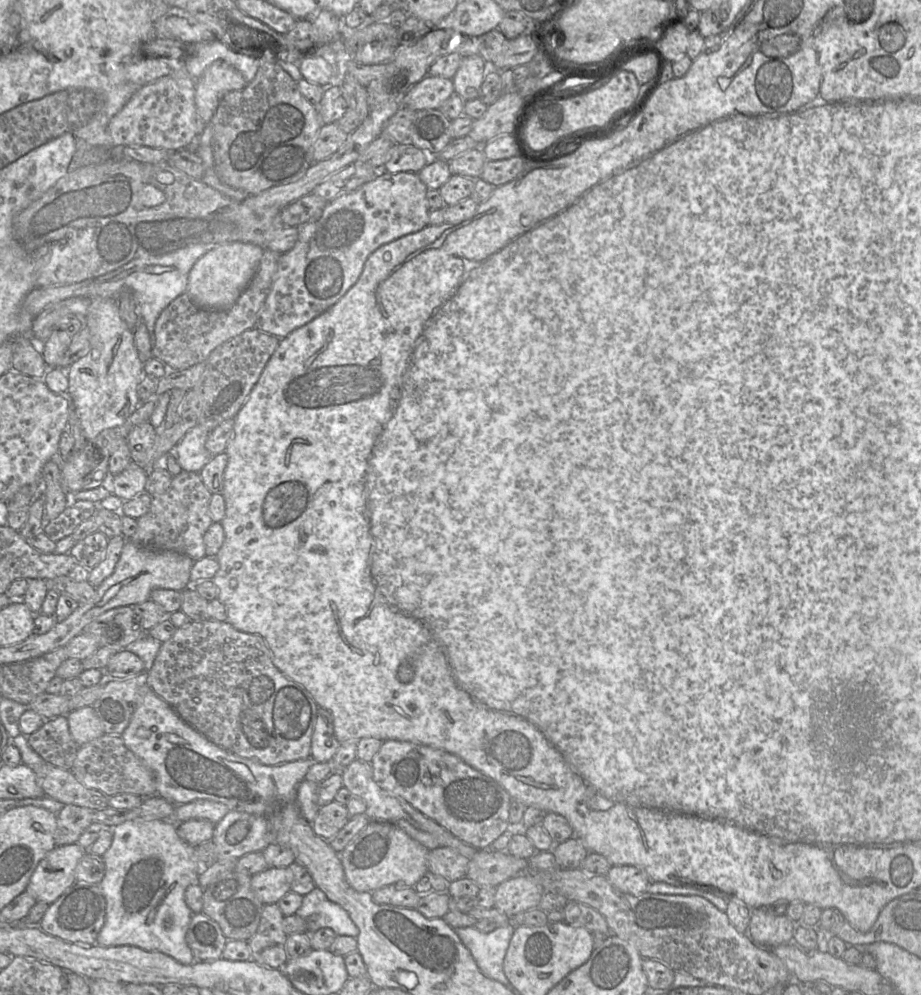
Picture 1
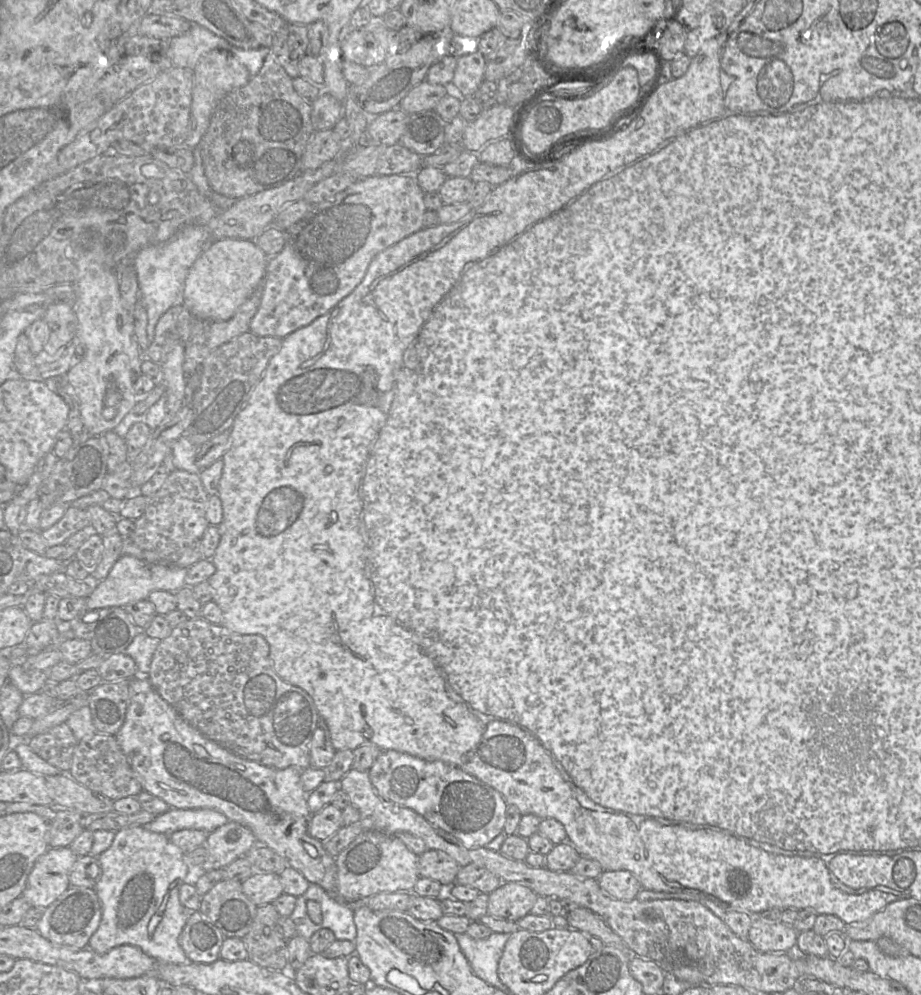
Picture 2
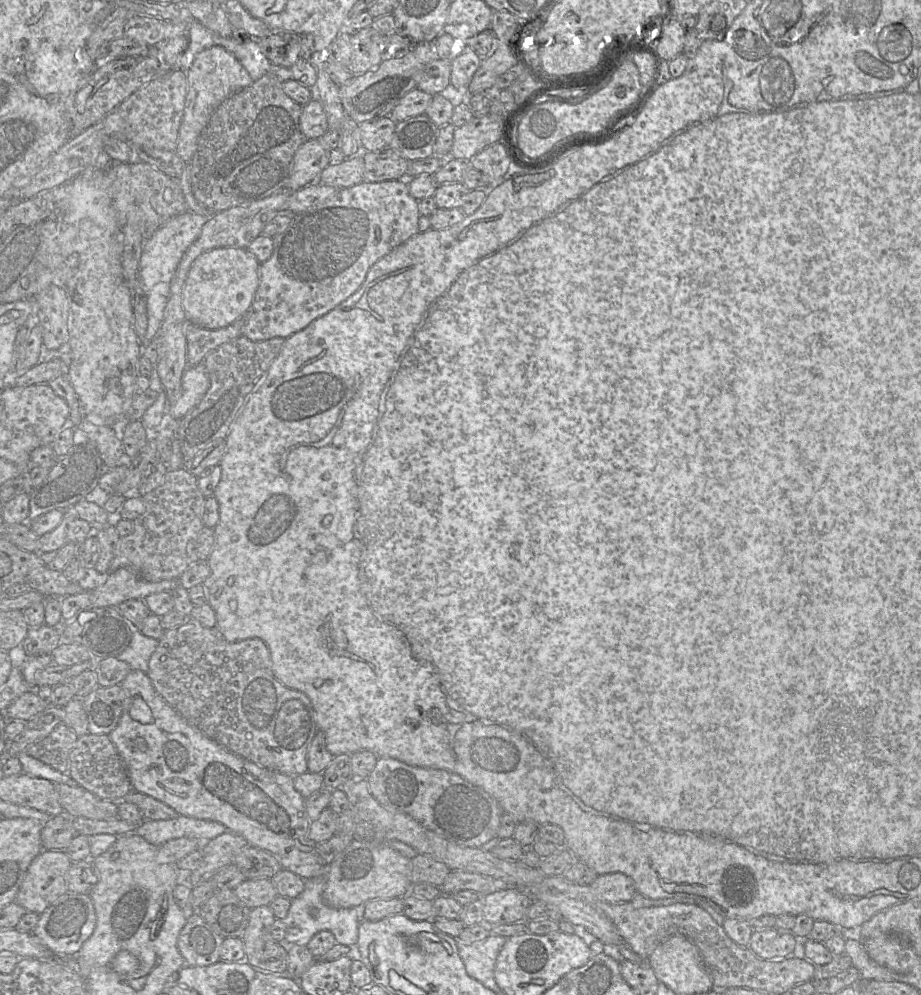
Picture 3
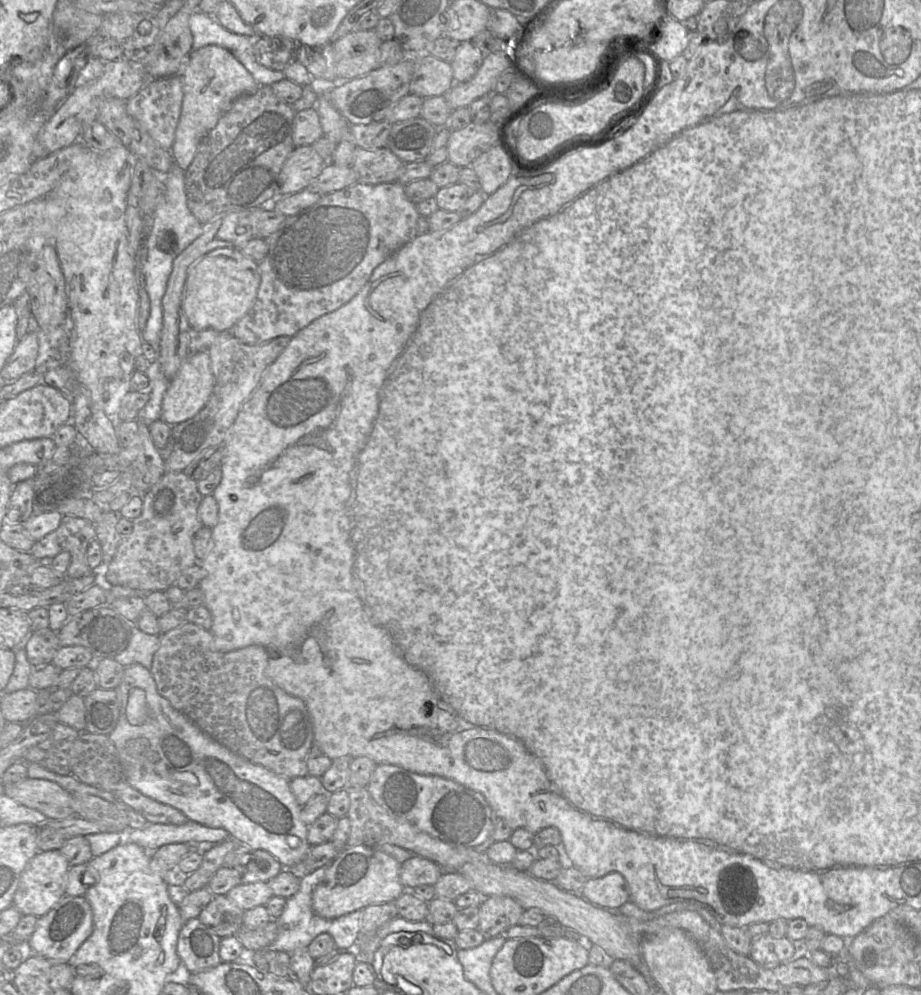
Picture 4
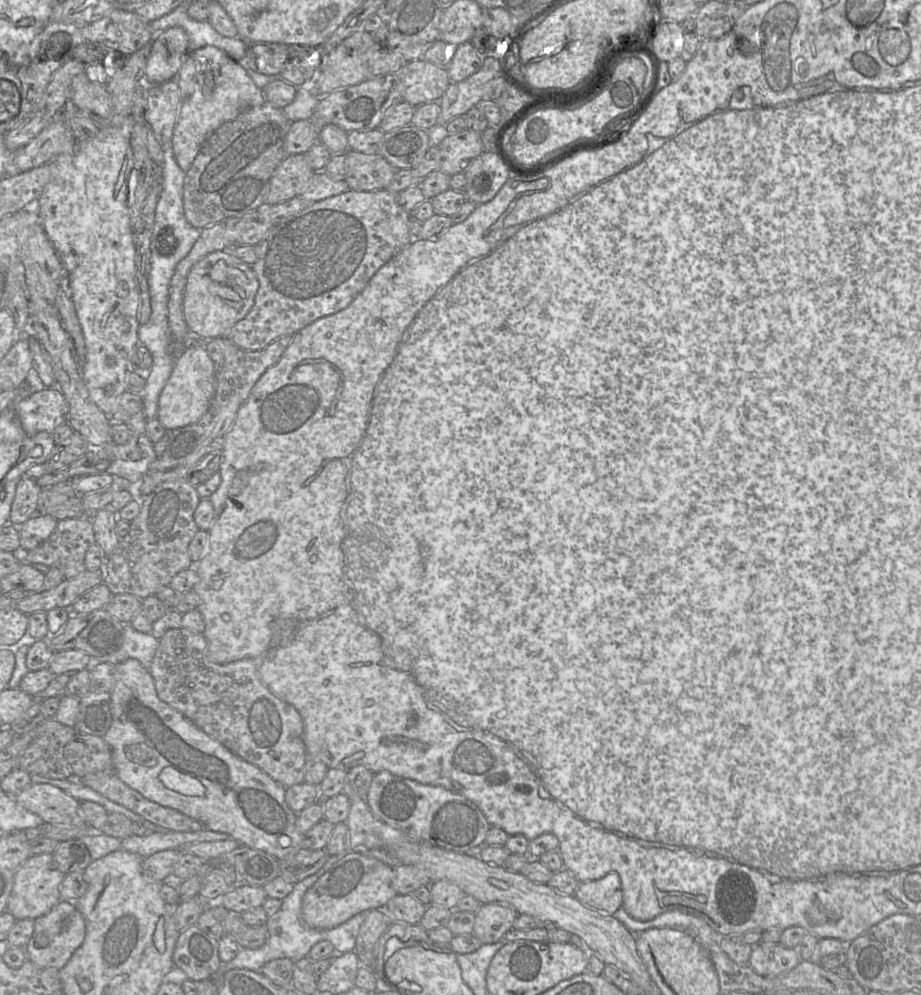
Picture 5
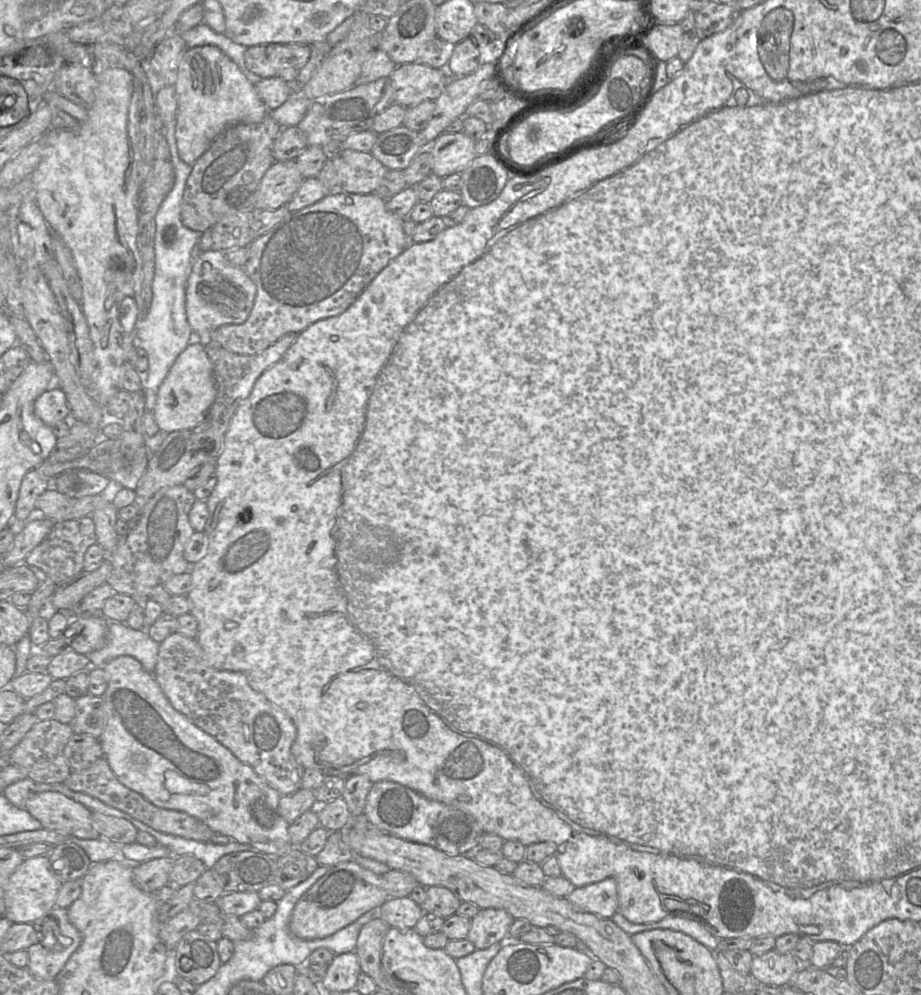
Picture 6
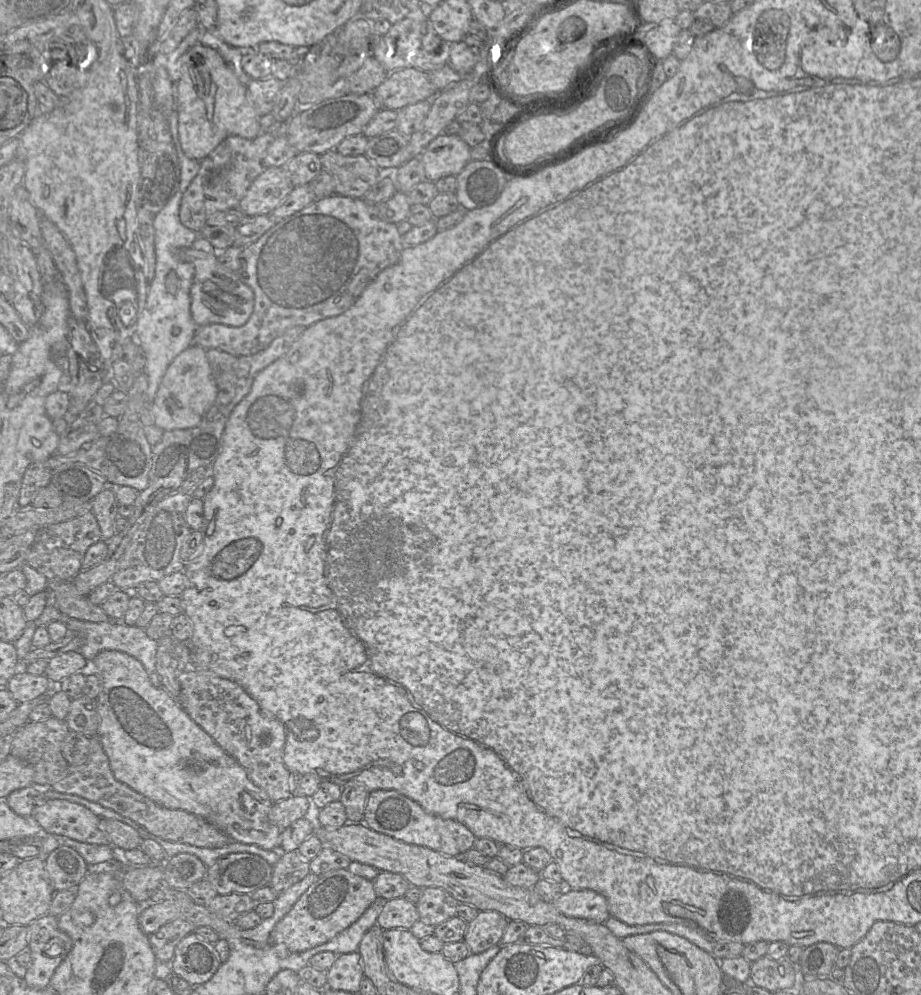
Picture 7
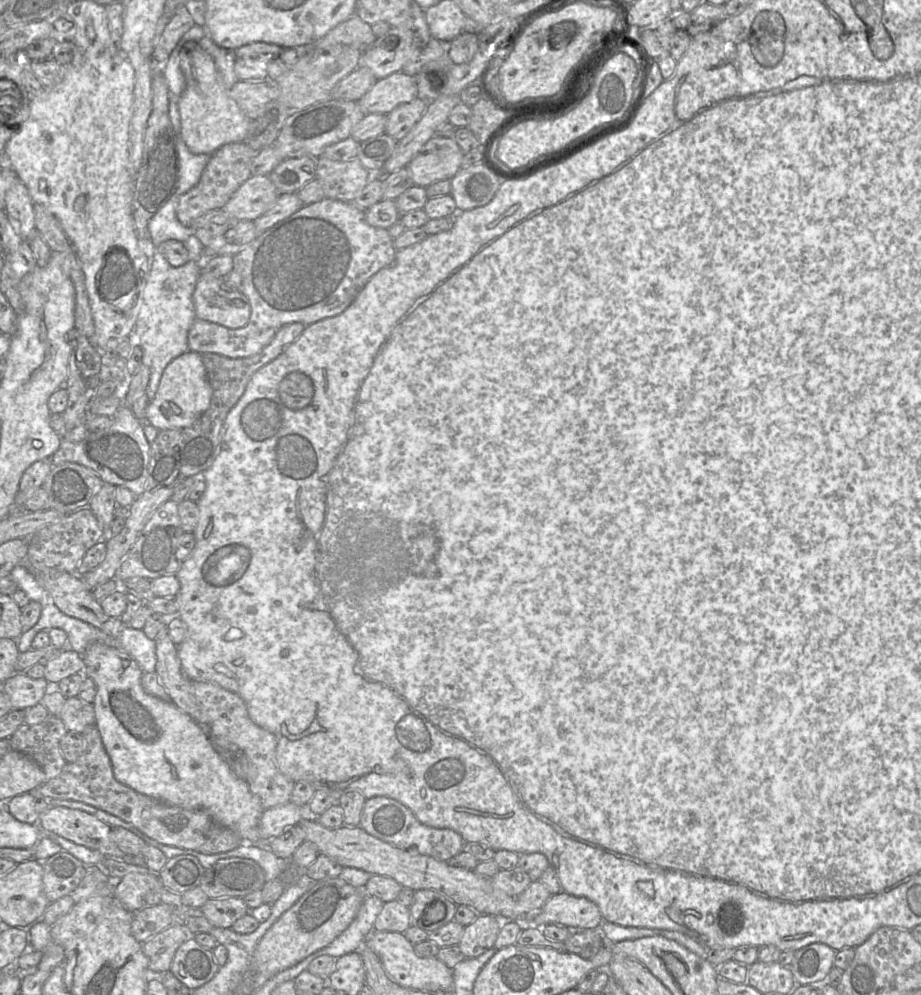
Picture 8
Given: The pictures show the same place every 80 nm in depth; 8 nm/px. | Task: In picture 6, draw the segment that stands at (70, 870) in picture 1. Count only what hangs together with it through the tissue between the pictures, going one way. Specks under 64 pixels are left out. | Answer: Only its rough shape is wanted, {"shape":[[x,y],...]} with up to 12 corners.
{"shape":[[48,855],[25,859],[5,886],[4,916],[34,924],[56,907]]}

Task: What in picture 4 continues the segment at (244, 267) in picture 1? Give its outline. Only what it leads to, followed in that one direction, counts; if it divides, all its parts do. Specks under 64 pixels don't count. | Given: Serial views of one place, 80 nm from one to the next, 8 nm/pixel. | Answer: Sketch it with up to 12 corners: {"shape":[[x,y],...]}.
{"shape":[[218,248],[188,269],[194,330],[231,331],[253,306],[258,263]]}

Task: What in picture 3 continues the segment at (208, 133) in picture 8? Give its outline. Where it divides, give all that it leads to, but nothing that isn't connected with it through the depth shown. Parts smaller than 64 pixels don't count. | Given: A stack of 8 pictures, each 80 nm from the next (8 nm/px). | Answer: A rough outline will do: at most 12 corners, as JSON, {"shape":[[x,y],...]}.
{"shape":[[221,46],[198,53],[175,152],[190,163],[215,109],[253,79]]}

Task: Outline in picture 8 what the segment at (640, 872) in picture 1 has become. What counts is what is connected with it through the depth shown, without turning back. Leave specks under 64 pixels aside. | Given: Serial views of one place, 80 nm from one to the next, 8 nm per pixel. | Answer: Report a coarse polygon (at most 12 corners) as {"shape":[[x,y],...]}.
{"shape":[[560,891],[525,926],[599,928],[604,919],[586,897]]}

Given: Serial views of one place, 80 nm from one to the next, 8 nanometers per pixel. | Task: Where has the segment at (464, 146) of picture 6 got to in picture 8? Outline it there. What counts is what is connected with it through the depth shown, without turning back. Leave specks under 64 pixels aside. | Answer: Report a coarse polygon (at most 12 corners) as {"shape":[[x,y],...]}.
{"shape":[[433,136],[406,167],[414,185],[451,180],[464,153]]}

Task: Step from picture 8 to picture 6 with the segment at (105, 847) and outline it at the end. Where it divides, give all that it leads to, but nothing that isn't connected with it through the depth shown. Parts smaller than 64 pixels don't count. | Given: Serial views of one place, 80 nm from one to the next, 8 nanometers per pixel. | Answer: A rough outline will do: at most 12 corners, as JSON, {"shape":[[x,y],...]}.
{"shape":[[56,791],[25,809],[42,828],[97,839],[92,812]]}

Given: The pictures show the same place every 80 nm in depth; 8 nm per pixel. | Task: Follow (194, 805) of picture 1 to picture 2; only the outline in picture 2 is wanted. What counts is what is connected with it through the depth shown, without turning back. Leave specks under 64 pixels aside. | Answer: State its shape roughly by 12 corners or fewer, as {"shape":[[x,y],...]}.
{"shape":[[170,808],[143,827],[170,836],[211,833],[227,822],[213,809]]}

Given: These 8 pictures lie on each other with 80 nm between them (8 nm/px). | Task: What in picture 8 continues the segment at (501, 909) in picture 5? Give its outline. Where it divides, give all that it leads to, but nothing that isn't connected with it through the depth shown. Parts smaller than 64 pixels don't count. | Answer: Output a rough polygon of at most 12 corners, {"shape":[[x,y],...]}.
{"shape":[[478,914],[458,943],[465,958],[494,947],[503,920]]}

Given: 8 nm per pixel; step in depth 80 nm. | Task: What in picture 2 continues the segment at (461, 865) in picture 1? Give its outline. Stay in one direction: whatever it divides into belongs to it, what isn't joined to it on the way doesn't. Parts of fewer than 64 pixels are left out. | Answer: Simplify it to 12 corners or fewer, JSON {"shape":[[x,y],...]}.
{"shape":[[440,850],[419,856],[419,876],[446,889],[460,865]]}

